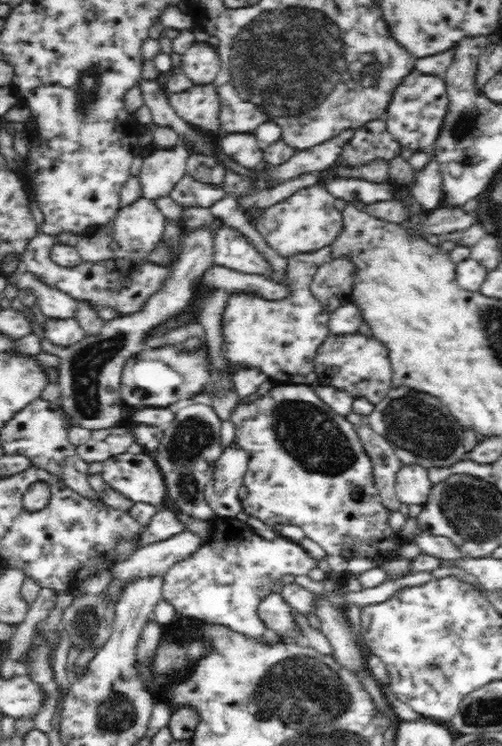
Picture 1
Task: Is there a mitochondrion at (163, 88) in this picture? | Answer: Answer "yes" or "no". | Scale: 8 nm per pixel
no

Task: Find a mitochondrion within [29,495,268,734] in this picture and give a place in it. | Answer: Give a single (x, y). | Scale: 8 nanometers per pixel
(85, 627)

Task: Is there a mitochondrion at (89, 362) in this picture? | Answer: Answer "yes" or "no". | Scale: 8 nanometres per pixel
yes

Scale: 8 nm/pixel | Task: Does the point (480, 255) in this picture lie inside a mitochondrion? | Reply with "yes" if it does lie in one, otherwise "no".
no

